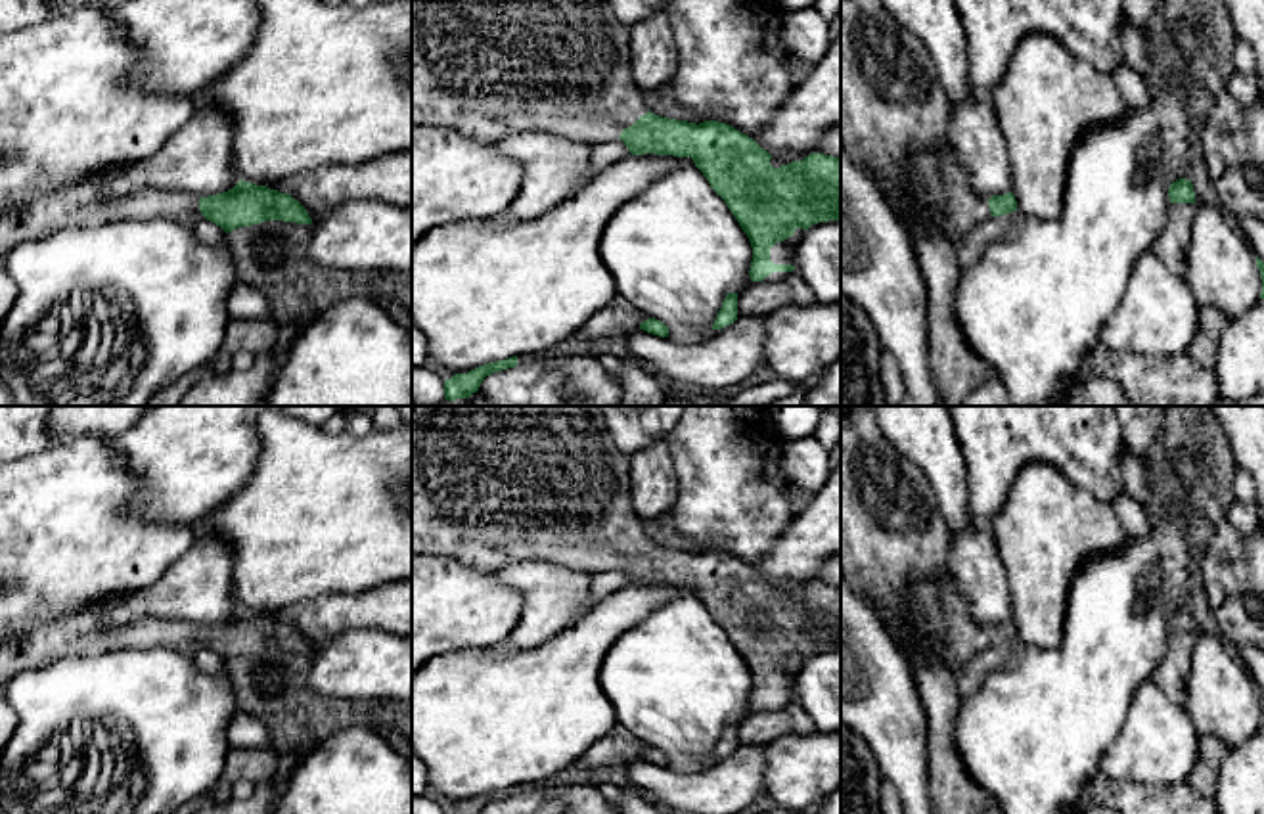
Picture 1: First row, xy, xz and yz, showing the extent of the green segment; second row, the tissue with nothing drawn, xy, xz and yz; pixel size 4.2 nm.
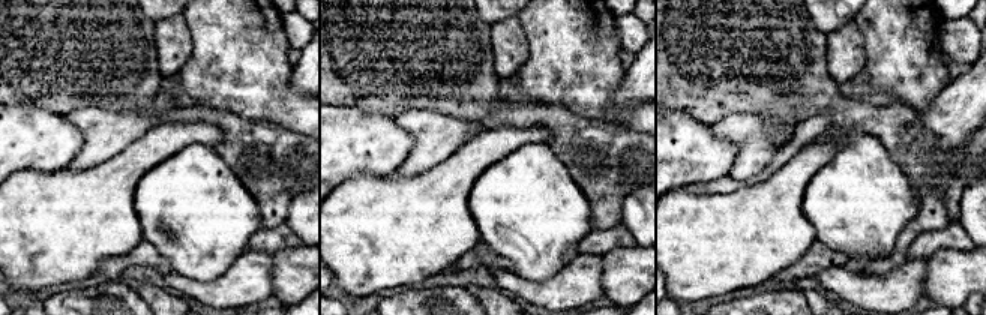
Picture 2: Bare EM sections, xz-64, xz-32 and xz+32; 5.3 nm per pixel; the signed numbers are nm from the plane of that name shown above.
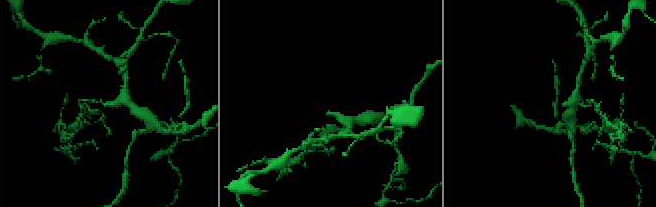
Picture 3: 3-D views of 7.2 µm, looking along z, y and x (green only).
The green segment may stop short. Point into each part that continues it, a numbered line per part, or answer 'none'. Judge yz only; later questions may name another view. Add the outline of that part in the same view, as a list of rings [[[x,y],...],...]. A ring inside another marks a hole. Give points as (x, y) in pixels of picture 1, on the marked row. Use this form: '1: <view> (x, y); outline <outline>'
1: yz (935, 173); outline [[[948,144],[910,151],[906,174],[910,178],[910,190],[921,193],[919,205],[942,216],[944,236],[952,243],[992,218],[990,197],[982,197],[973,190],[969,174]]]

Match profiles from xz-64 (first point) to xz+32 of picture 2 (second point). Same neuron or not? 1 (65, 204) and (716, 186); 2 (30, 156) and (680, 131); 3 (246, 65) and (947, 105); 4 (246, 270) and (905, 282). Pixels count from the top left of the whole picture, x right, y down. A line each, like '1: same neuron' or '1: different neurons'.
1: different neurons
2: same neuron
3: different neurons
4: same neuron

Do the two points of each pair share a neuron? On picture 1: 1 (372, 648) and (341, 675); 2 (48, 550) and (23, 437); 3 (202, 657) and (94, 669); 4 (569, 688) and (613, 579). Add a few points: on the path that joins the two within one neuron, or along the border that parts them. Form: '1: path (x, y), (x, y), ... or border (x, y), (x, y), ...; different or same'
1: path (364, 655), (349, 667); same
2: border (56, 443), (20, 460); different
3: border (192, 657), (202, 671), (226, 675); different
4: border (631, 583), (613, 588), (573, 623); different

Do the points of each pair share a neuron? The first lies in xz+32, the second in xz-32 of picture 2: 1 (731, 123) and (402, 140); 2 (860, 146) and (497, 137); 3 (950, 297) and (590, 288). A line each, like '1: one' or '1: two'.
1: two
2: two
3: two

